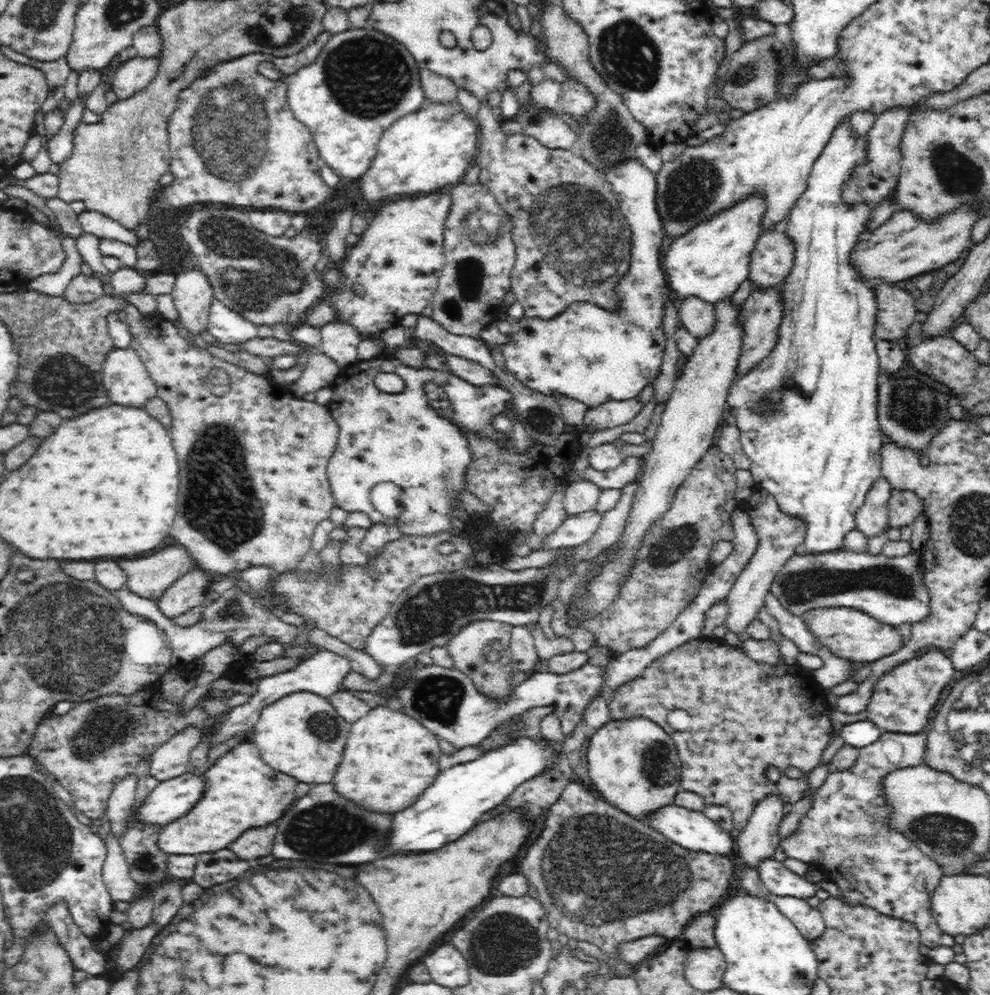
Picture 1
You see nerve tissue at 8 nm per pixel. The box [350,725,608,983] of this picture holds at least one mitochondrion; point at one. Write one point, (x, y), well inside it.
(504, 943)

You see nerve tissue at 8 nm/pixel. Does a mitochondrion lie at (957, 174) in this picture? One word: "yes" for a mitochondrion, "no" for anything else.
yes

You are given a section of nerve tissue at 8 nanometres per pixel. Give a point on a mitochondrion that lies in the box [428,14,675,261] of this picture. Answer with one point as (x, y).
(628, 54)

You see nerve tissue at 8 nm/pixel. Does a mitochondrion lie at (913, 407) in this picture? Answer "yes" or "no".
yes

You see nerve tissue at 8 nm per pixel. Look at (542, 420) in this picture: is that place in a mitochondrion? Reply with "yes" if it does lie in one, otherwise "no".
yes

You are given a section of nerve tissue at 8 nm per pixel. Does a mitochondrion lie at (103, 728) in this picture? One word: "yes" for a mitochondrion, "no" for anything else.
yes

